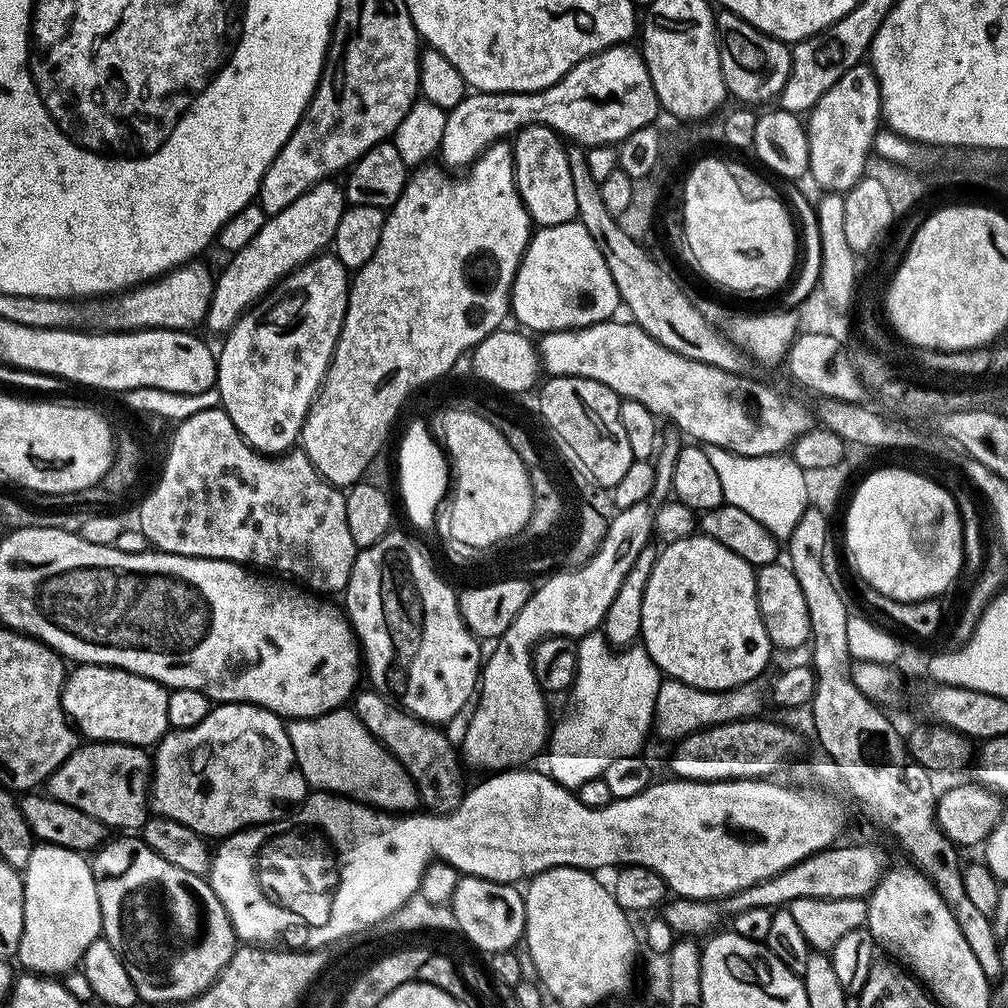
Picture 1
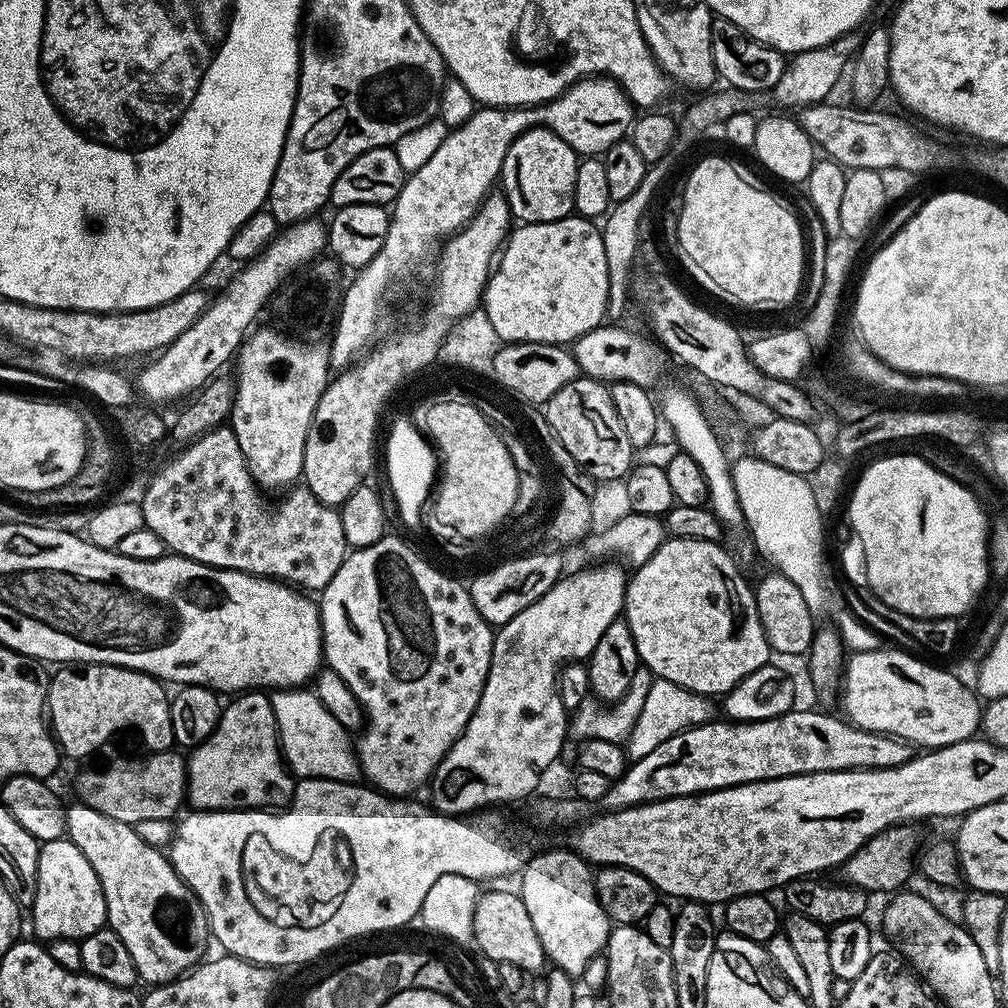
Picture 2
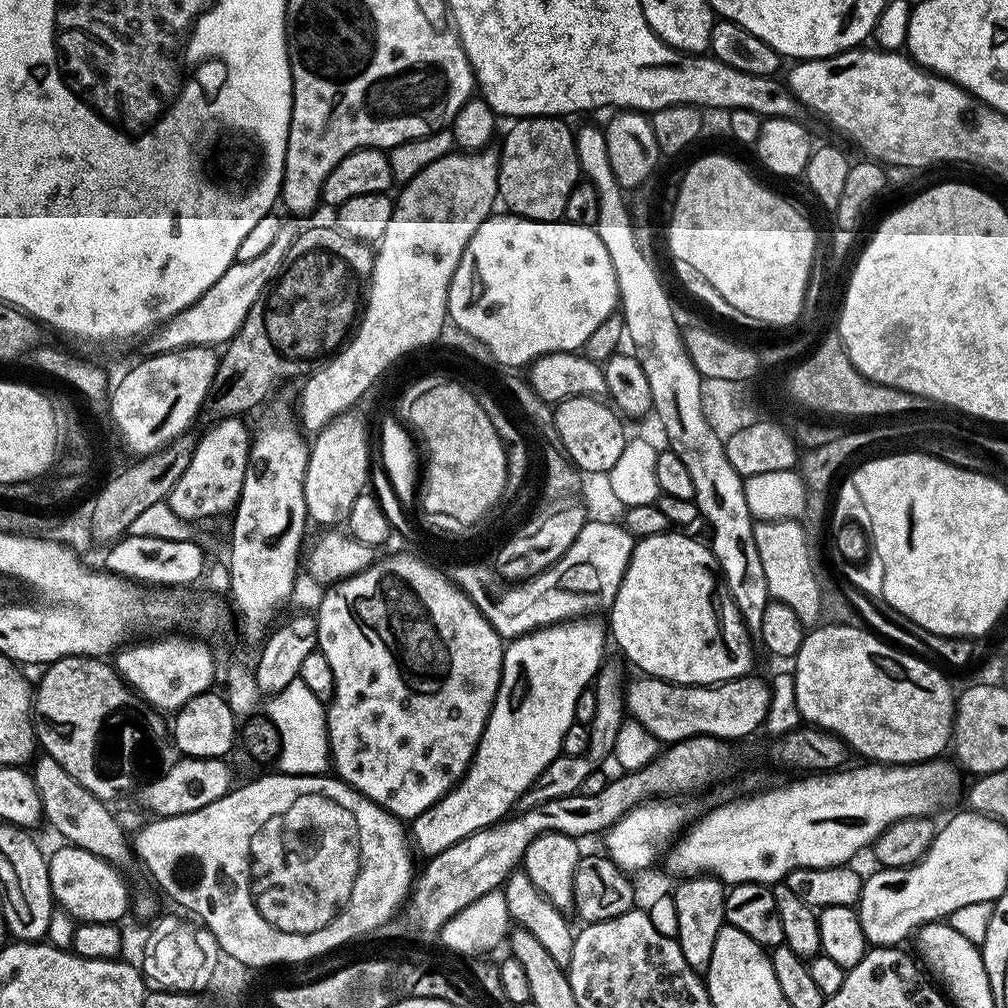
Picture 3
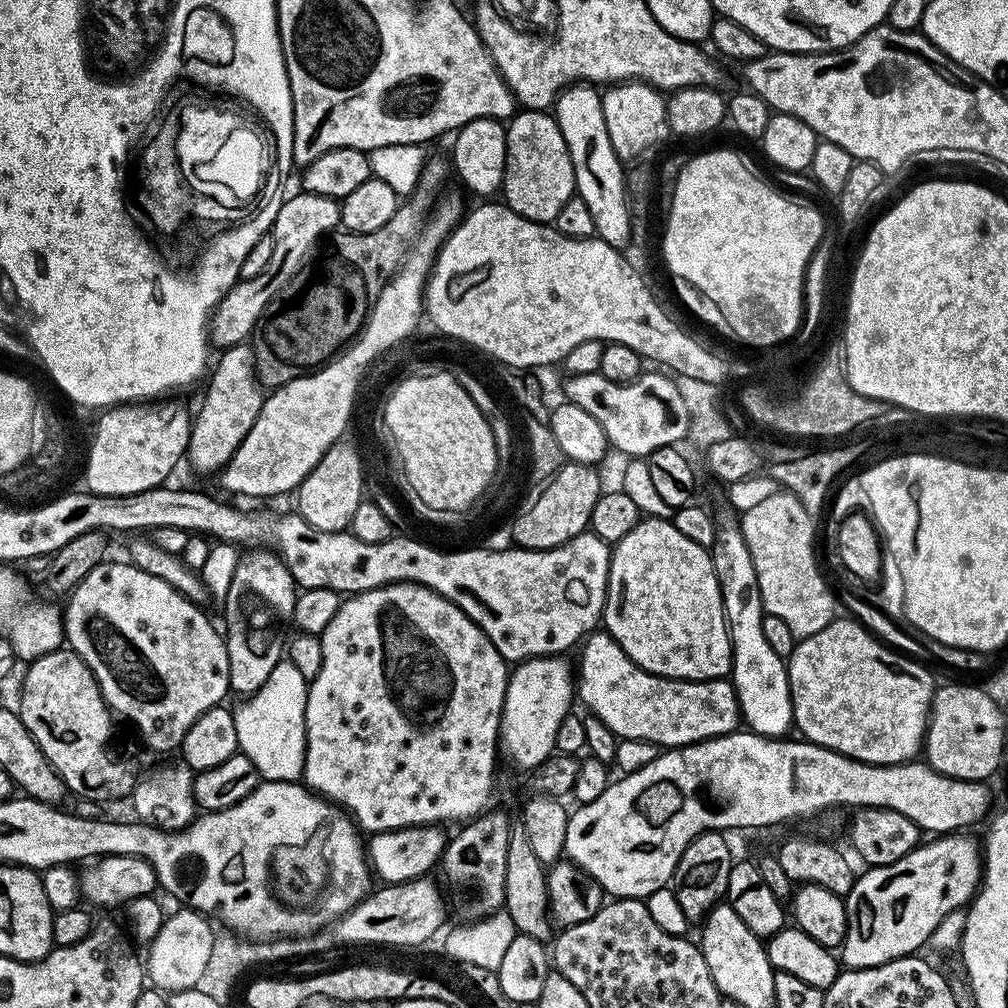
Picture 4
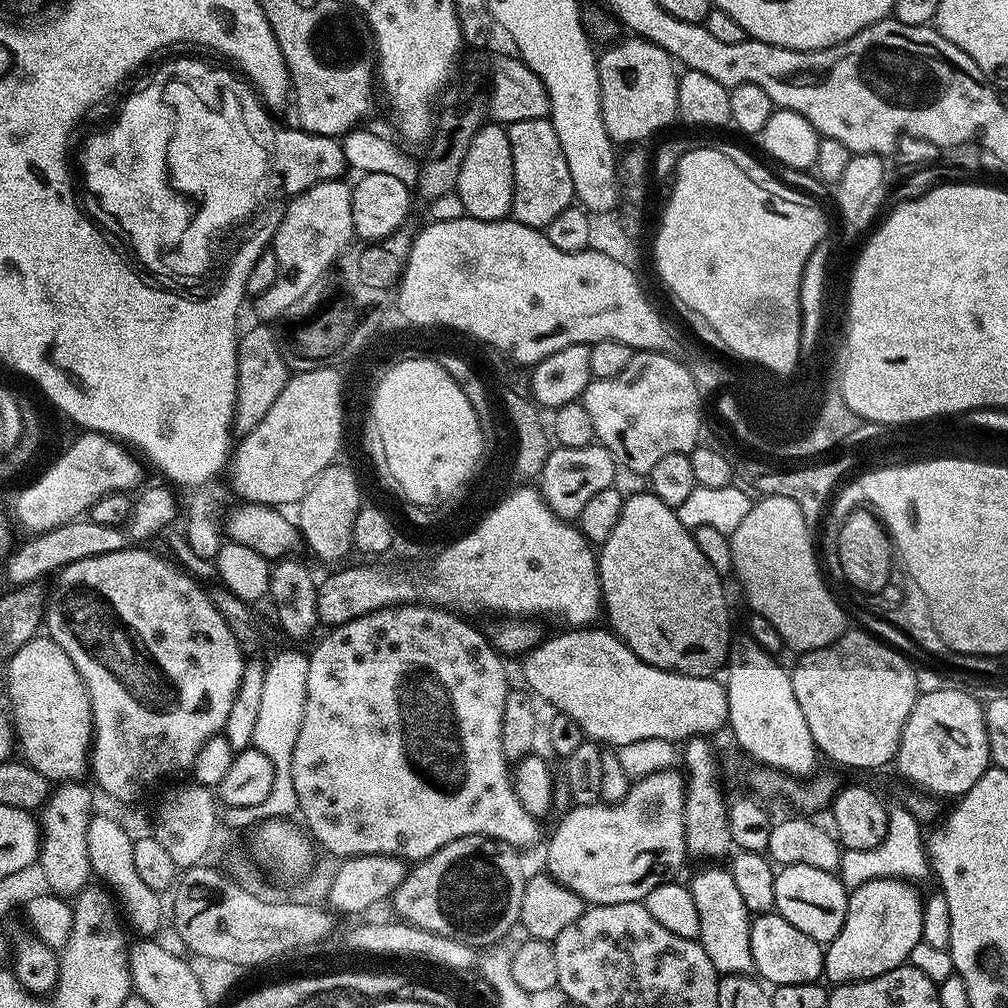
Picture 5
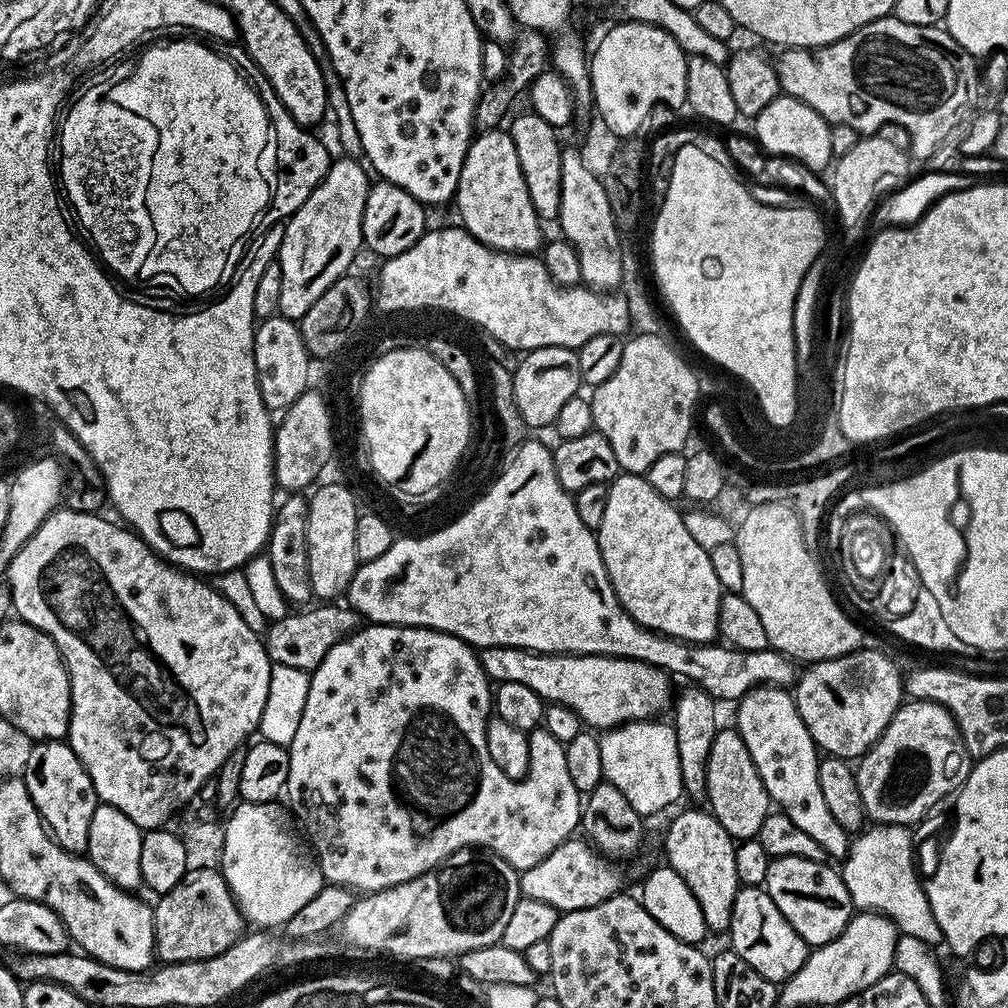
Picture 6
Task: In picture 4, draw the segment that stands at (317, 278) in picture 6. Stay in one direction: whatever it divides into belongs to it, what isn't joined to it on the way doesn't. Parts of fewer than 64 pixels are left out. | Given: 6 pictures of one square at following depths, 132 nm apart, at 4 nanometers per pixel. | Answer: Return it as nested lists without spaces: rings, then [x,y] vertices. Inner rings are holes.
[[[301,191],[300,196],[292,196],[281,203],[274,214],[276,220],[270,229],[274,242],[274,254],[262,270],[249,280],[239,279],[229,292],[218,302],[210,321],[210,340],[217,349],[223,350],[235,344],[245,343],[256,329],[262,310],[296,276],[296,271],[309,259],[310,253],[340,224],[340,205],[328,196]]]

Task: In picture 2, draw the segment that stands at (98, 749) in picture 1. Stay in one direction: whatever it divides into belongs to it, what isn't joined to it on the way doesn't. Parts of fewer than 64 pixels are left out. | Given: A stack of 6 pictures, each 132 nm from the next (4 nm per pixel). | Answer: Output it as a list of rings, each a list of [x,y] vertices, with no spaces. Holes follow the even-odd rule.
[[[176,750],[153,752],[145,760],[116,760],[105,768],[88,768],[76,780],[79,803],[130,825],[147,819],[171,821],[180,803],[185,803],[188,790],[188,766],[179,754]]]

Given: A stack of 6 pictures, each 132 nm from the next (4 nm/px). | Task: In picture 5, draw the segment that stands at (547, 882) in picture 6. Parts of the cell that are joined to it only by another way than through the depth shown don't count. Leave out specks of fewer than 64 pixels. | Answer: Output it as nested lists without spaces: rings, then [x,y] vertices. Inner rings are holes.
[[[669,770],[639,777],[631,785],[626,796],[616,803],[597,802],[569,807],[569,812],[557,822],[556,829],[553,830],[552,837],[548,840],[548,865],[546,865],[548,875],[553,876],[562,886],[574,890],[574,894],[578,894],[592,906],[598,904],[634,904],[643,901],[644,896],[650,894],[650,890],[654,890],[654,886],[669,883],[675,877],[672,875],[683,866],[684,860],[686,861],[683,826],[684,787],[685,777],[679,771],[676,773],[676,770]]]

